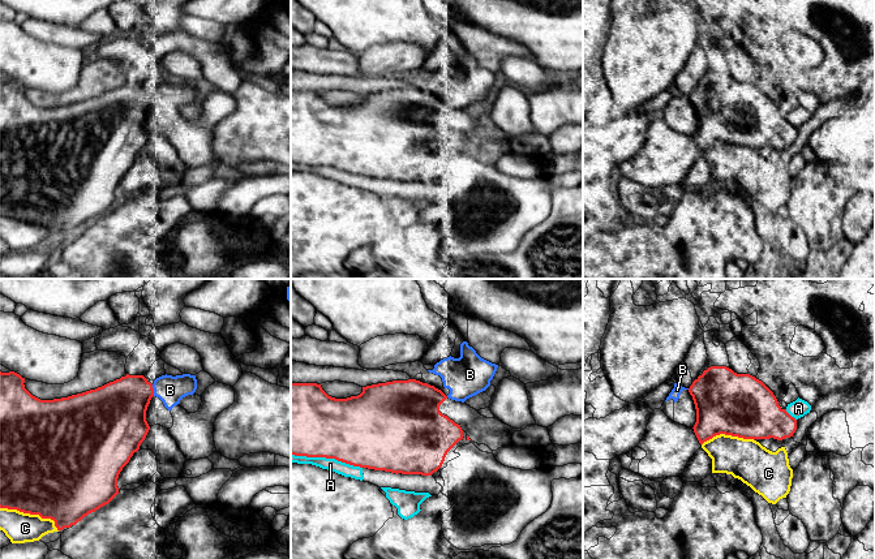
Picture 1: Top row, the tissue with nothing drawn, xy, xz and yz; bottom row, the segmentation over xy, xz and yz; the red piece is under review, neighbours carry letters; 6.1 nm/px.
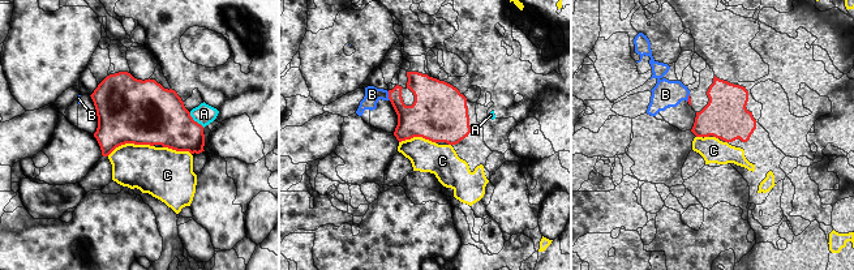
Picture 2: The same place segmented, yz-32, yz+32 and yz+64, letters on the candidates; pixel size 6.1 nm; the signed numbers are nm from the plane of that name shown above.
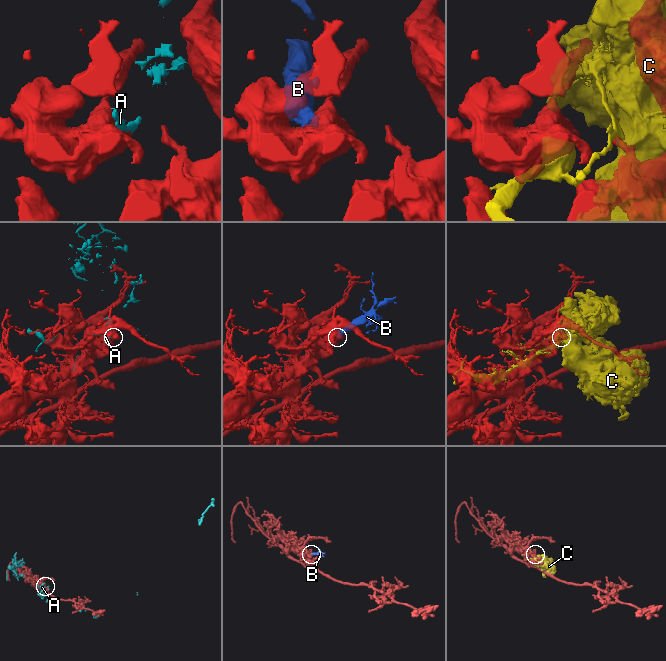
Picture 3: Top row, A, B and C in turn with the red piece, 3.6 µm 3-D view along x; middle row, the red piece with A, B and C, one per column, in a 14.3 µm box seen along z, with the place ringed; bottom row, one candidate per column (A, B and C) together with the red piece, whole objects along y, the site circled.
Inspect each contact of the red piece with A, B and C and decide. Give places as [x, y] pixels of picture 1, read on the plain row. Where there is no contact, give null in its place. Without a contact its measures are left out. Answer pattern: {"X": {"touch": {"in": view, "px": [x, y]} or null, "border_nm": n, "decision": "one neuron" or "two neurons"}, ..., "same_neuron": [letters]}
{"A": {"touch": {"in": "xz", "px": [326, 166]}, "border_nm": 440, "decision": "two neurons"}, "B": {"touch": {"in": "xy", "px": [153, 98]}, "border_nm": 70, "decision": "one neuron"}, "C": {"touch": {"in": "xy", "px": [31, 222]}, "border_nm": 380, "decision": "two neurons"}, "same_neuron": ["B"]}

